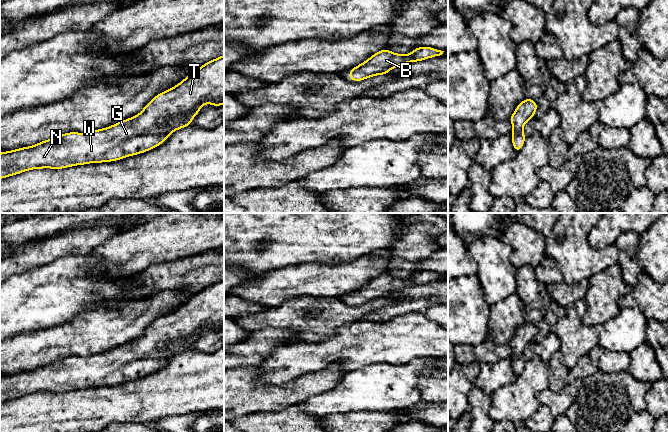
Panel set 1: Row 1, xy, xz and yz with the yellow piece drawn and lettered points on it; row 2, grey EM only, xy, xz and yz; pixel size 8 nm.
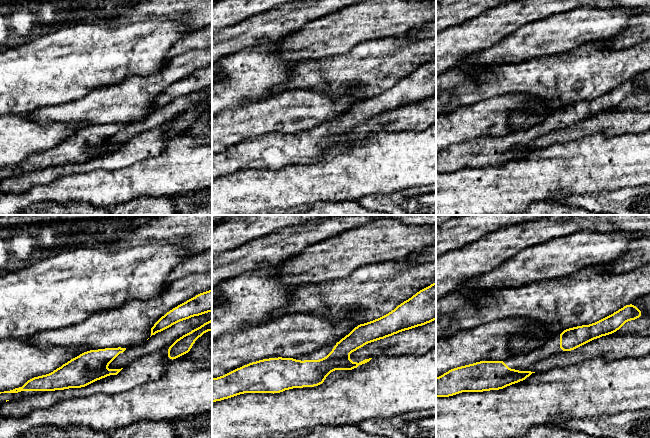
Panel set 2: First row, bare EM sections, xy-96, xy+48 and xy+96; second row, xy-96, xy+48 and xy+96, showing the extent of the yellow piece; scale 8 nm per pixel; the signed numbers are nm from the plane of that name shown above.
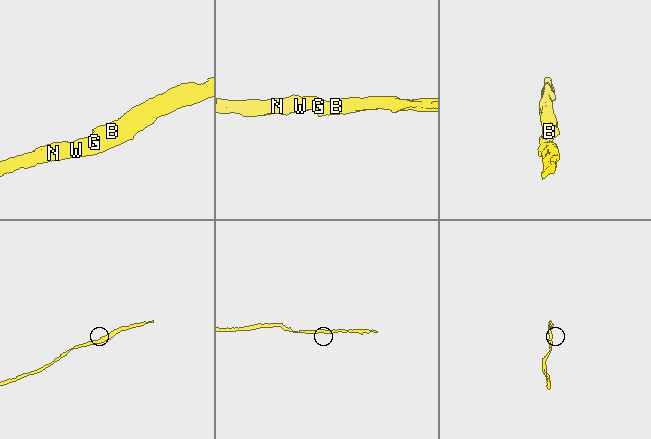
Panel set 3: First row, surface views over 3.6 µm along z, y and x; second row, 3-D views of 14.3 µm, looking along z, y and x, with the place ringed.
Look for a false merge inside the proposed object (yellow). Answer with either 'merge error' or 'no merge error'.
no merge error

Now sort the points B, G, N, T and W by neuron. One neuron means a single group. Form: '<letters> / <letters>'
B G N T W

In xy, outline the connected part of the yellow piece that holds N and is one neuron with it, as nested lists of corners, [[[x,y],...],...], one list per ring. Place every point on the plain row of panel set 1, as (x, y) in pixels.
[[[224,279],[208,285],[194,296],[188,298],[184,304],[173,312],[156,319],[145,329],[143,335],[134,341],[120,345],[117,348],[103,353],[97,353],[88,357],[64,357],[58,361],[50,362],[33,370],[22,371],[20,373],[0,377],[0,403],[32,393],[63,393],[76,389],[112,386],[147,376],[165,366],[172,356],[191,350],[193,342],[206,327],[210,327],[214,331],[224,328]]]

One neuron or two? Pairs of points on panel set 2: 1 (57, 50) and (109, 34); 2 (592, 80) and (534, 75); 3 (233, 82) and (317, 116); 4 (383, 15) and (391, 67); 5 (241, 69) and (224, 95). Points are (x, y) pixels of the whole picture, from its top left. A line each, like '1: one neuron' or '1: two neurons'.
1: one neuron
2: one neuron
3: two neurons
4: two neurons
5: one neuron

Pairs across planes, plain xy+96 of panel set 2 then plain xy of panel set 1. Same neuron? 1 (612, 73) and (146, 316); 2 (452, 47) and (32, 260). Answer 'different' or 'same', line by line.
1: different
2: same

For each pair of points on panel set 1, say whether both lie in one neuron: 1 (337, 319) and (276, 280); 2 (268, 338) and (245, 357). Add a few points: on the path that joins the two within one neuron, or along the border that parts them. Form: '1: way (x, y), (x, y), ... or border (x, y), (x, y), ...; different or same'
1: border (325, 296), (297, 296), (279, 305); different
2: way (262, 342), (251, 351); same

